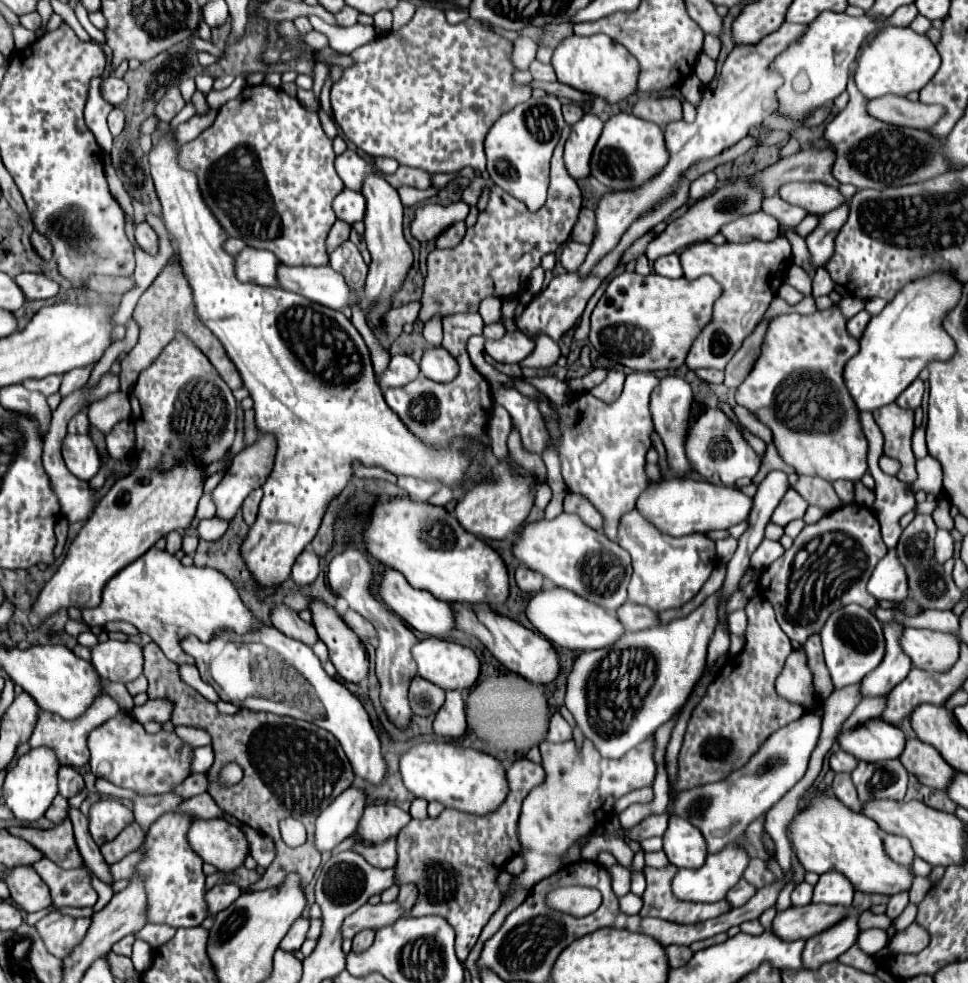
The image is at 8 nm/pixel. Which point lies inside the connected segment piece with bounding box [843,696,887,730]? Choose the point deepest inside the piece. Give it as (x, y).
(870, 708)

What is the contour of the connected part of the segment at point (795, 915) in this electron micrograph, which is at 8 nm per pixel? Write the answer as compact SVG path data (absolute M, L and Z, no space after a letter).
M807 904L807 906L791 906L785 912L777 912L773 920L773 932L783 940L809 940L817 932L825 932L831 924L837 924L847 916L851 908L845 906L829 906L829 904Z

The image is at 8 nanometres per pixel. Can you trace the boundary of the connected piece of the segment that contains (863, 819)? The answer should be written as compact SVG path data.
M815 790L813 794L809 794L805 806L789 824L789 840L797 860L807 872L841 872L851 880L855 890L869 894L893 896L901 890L911 888L913 874L909 866L895 864L885 854L879 826L865 814L851 812L835 794L827 794L823 790Z

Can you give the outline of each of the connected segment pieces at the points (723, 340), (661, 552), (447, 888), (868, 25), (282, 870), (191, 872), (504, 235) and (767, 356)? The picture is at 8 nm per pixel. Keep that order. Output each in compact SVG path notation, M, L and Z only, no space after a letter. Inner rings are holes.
M775 238L773 242L753 240L745 244L725 242L721 246L715 246L711 242L697 242L687 246L679 254L679 258L687 280L695 280L703 274L709 274L723 288L723 296L715 302L713 308L713 322L707 324L707 328L693 342L687 354L687 366L691 370L725 370L731 356L739 350L743 340L755 330L765 310L769 308L769 302L773 300L775 292L783 284L787 266L791 262L791 244L787 238Z
M639 510L623 514L617 544L623 546L633 560L629 602L643 604L651 610L681 608L699 592L717 562L715 542L709 536L667 536L659 532L653 524L647 524Z
M527 758L515 760L507 768L509 796L501 808L487 816L471 816L467 812L445 808L437 818L411 820L399 832L399 860L397 860L397 884L415 882L419 886L419 898L409 912L411 916L443 916L455 930L455 950L461 962L477 944L483 926L497 912L501 900L501 888L497 886L497 874L513 856L521 852L517 840L517 820L521 802L531 788L541 784L545 772L539 764Z
M821 12L815 22L809 24L809 30L791 44L777 60L775 70L785 78L783 86L777 90L779 112L801 120L809 112L831 104L847 86L849 68L857 56L861 42L879 28L869 16L847 16L845 12Z
M153 642L143 646L145 654L145 668L143 676L149 680L149 698L169 698L173 700L173 716L171 722L175 726L195 726L203 728L213 736L213 750L215 750L215 764L207 772L209 776L209 794L213 800L233 818L239 822L249 824L251 828L257 828L271 836L277 844L279 858L273 860L273 864L267 868L265 876L249 888L253 890L265 890L281 884L289 872L299 872L303 876L303 882L309 884L315 870L321 864L321 852L315 848L315 818L323 808L327 808L333 798L337 798L343 790L347 790L353 784L353 768L335 736L331 732L317 728L311 722L267 714L267 712L251 712L251 710L239 710L233 716L221 714L217 706L209 700L205 700L199 692L195 692L191 686L187 686L179 674L177 664L167 660L163 656L161 648L157 648ZM229 762L235 762L243 768L243 780L233 786L221 786L219 774L221 768ZM283 818L295 818L305 824L307 828L307 842L299 848L289 848L283 844L279 836L279 822Z
M169 812L159 816L143 842L147 854L137 866L137 874L145 876L145 888L149 898L149 922L169 924L173 928L199 926L209 914L205 906L205 874L203 858L187 846L187 828L191 828L191 814Z
M565 126L553 152L549 196L541 210L531 214L519 200L495 186L491 188L487 208L479 212L477 222L467 228L463 242L457 248L433 250L429 254L419 312L421 322L429 322L433 316L445 318L459 312L477 312L481 300L487 296L497 296L501 300L521 296L527 290L531 270L539 266L541 256L557 252L567 242L581 210L581 190L563 164L563 144L569 132L571 126Z
M837 304L827 310L815 310L807 316L797 312L777 316L767 328L759 360L755 360L755 368L735 390L735 402L745 406L773 432L773 444L777 446L779 456L799 476L819 476L829 482L857 482L867 472L867 440L859 424L859 408L855 408L855 402L851 400L851 394L843 382L843 368L859 352L859 340L849 336L845 324L847 318L841 314Z

